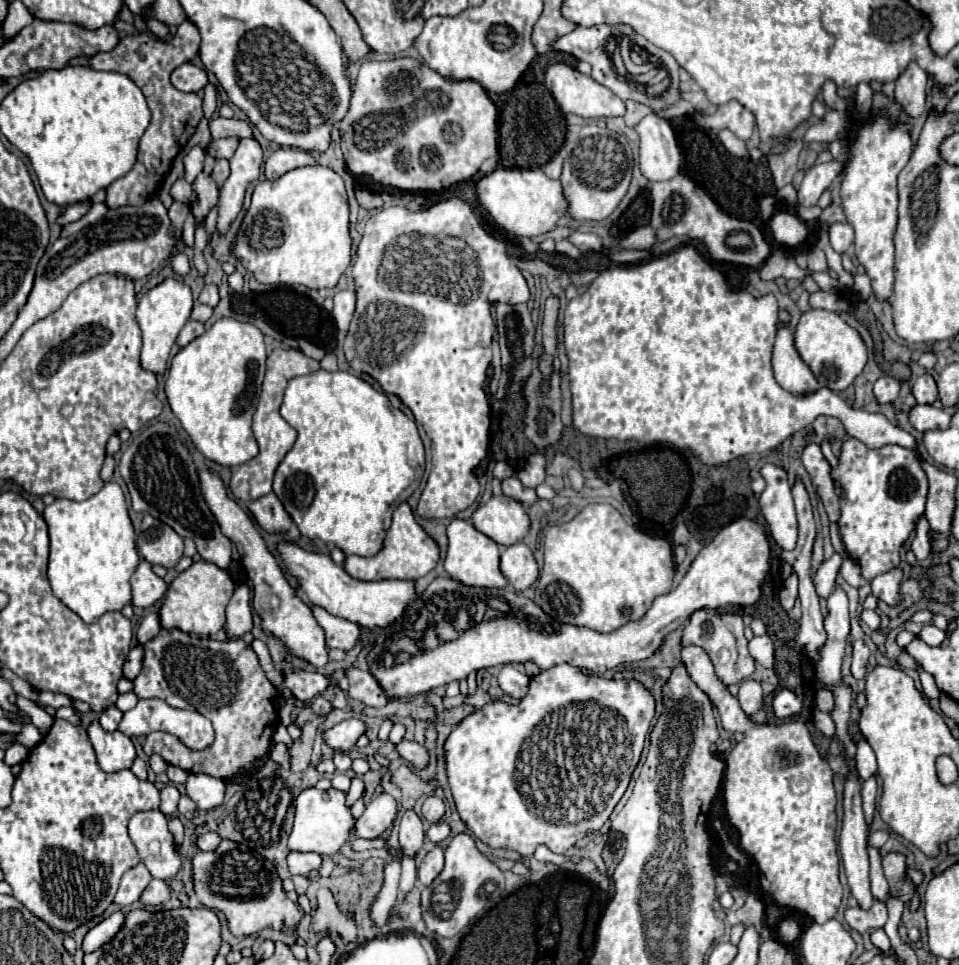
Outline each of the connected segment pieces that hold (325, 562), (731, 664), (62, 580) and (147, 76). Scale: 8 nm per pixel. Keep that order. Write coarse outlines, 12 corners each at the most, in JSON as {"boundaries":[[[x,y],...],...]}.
{"boundaries":[[[277,551],[309,603],[359,627],[387,627],[413,581],[359,581],[329,555]],[[695,611],[681,647],[701,647],[727,687],[737,647],[717,611]],[[121,487],[45,507],[53,595],[93,623],[131,603]],[[187,19],[169,41],[127,35],[91,69],[127,75],[151,123],[109,209],[143,205],[203,117],[169,75],[199,51]]]}

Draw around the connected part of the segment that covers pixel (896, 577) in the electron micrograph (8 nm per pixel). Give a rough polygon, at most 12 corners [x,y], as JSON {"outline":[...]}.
{"outline":[[903,569],[877,575],[871,591],[879,601],[897,607]]}

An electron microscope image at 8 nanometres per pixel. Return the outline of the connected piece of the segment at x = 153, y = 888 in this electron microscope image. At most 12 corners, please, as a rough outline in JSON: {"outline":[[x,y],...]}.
{"outline":[[153,879],[141,895],[145,907],[169,901],[169,887]]}

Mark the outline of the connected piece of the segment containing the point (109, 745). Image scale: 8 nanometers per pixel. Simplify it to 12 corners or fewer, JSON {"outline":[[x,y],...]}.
{"outline":[[89,725],[91,745],[105,773],[129,769],[133,741],[121,731]]}

